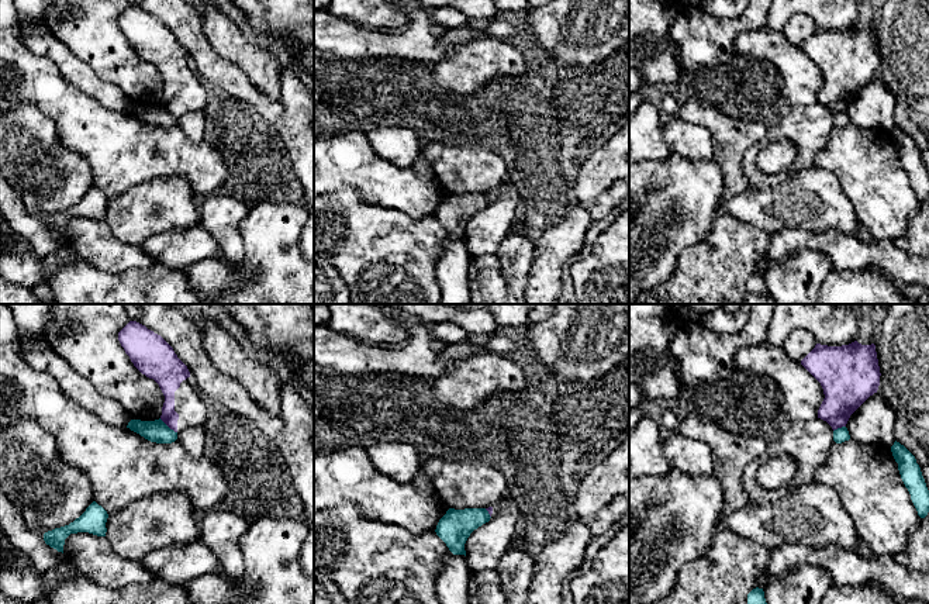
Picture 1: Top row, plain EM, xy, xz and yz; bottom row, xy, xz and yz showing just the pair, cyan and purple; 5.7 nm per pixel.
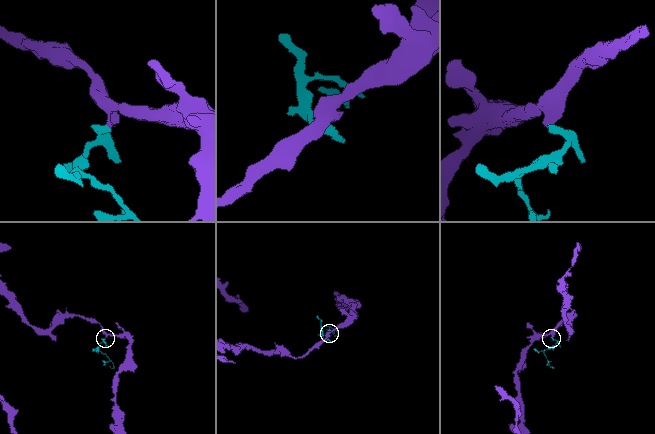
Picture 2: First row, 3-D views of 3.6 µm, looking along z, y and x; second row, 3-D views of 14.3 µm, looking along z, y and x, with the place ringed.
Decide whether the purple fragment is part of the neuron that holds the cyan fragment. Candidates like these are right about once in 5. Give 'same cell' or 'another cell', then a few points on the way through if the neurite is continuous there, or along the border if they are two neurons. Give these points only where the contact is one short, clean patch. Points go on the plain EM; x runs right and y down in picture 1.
another cell | along xy (159, 103), (176, 117)

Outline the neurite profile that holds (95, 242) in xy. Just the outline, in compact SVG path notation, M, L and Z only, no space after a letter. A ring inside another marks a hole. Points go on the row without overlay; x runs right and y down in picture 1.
M89 217L70 218L65 224L63 242L76 249L79 259L113 273L145 270L159 263L144 251L142 245L118 241L106 221Z

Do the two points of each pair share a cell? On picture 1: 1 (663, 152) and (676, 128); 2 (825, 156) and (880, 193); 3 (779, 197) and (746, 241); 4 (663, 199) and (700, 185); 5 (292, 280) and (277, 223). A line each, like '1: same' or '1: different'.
1: different
2: same
3: different
4: same
5: same

